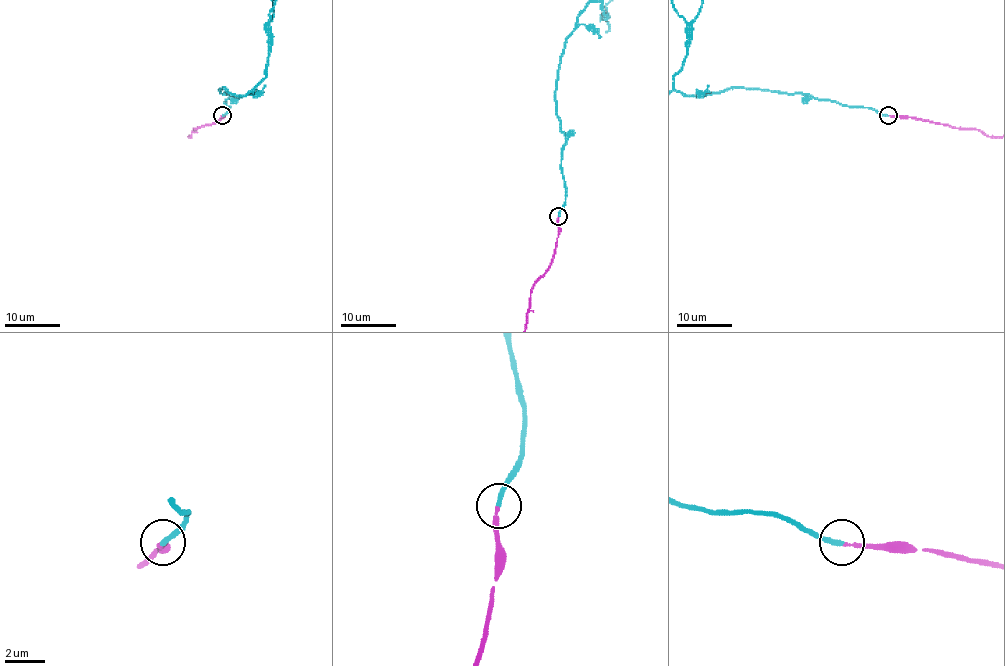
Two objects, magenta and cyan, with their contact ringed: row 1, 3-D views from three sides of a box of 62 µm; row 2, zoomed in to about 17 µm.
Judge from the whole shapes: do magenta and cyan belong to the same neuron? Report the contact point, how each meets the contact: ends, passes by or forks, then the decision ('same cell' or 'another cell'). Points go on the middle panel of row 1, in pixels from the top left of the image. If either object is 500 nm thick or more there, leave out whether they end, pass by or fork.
(558, 216) | magenta ends | cyan ends | same cell

